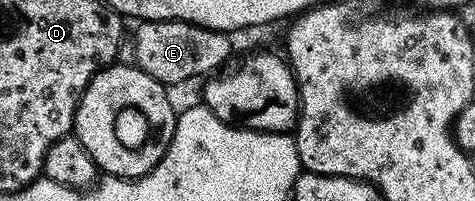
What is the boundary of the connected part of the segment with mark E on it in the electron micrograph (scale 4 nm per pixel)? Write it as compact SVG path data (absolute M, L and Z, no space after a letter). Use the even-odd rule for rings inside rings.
M147 19L132 28L131 38L135 45L135 66L143 73L155 77L155 81L172 85L185 83L188 79L197 79L200 75L212 76L220 72L229 54L233 51L233 43L228 34L210 27L200 27L178 19Z

